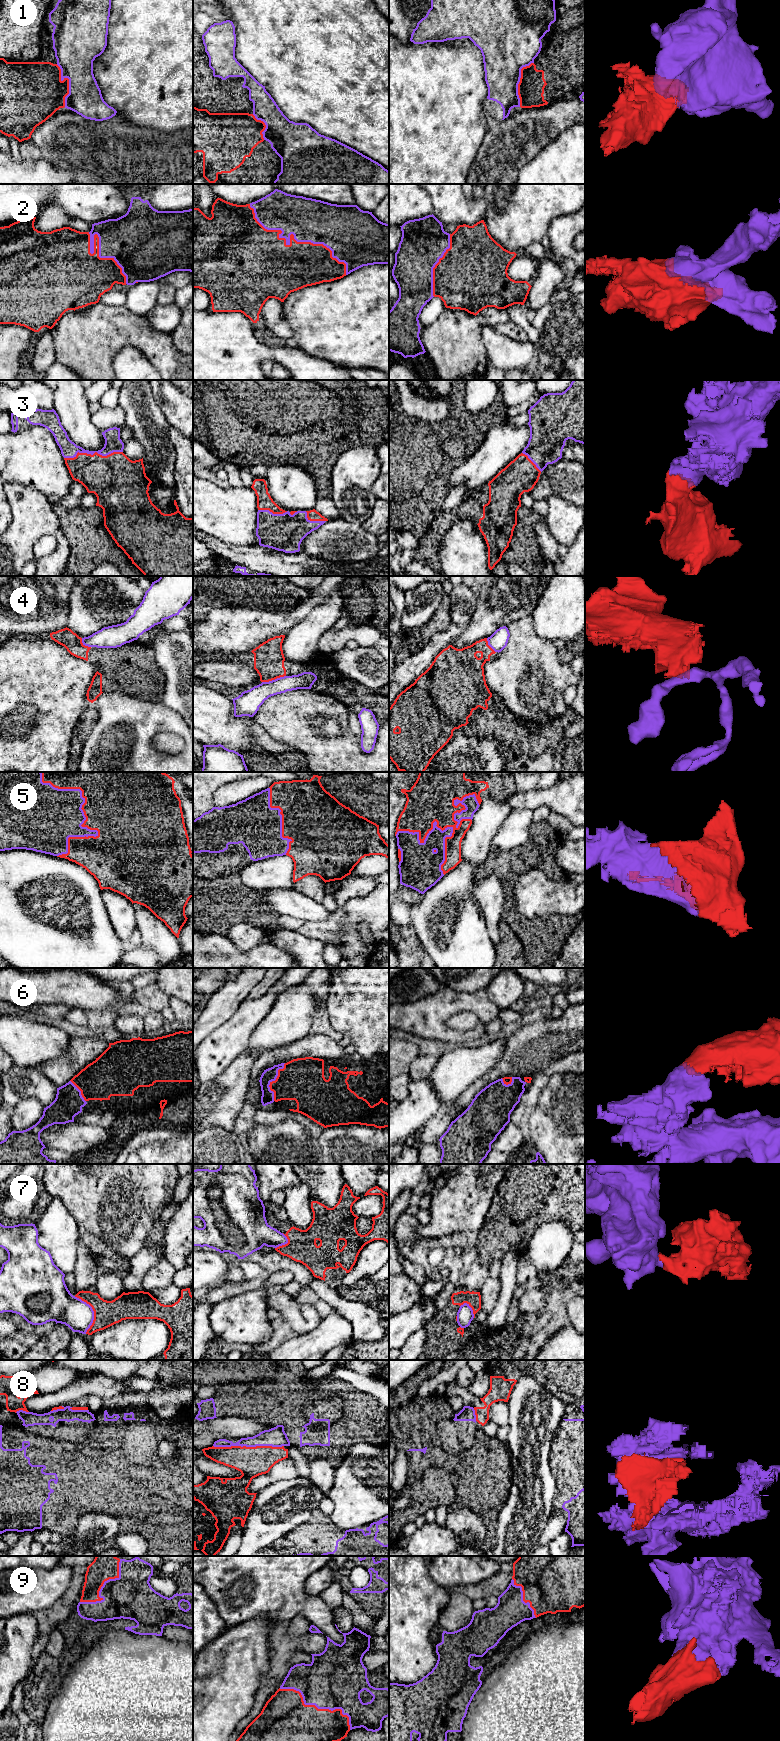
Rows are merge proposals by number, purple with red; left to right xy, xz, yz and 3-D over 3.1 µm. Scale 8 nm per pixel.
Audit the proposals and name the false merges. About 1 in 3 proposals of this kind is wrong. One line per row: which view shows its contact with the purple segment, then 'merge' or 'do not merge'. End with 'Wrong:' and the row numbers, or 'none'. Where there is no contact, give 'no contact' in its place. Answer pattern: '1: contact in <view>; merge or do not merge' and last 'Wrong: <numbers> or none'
1: contact in xy; do not merge
2: contact in xz; merge
3: contact in xy; merge
4: contact in xz; do not merge
5: contact in xy; merge
6: contact in xz; merge
7: contact in xy; do not merge
8: contact in xz; do not merge
9: contact in xz; merge
Wrong: 1, 4, 7, 8

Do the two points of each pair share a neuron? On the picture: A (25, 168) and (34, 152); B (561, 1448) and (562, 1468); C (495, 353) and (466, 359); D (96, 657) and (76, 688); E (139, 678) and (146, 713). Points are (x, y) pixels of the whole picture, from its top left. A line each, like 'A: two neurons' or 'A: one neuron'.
A: two neurons
B: one neuron
C: two neurons
D: two neurons
E: two neurons

